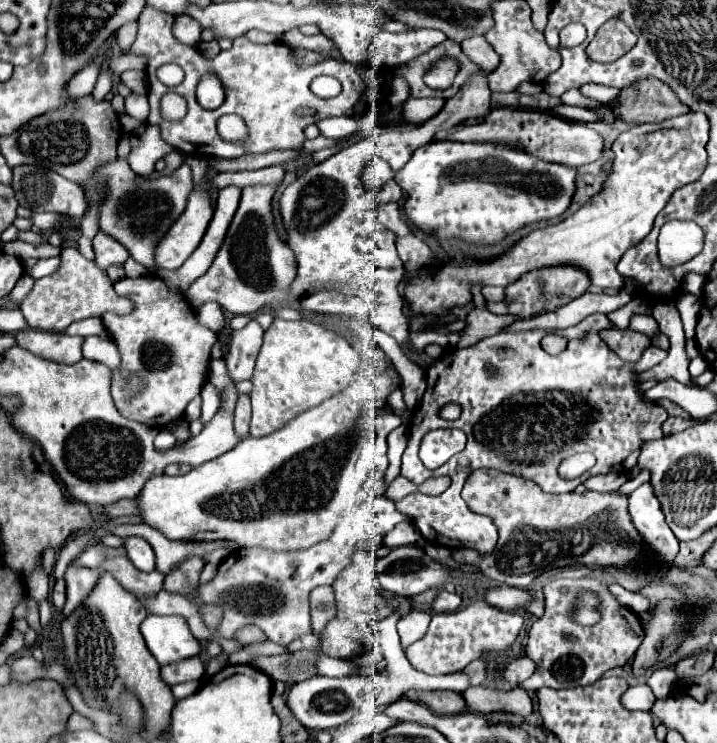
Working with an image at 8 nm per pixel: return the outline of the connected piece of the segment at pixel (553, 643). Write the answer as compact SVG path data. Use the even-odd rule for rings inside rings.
M556 569L544 581L546 613L542 619L534 621L534 625L530 627L530 633L528 633L530 637L528 637L528 645L526 645L526 657L532 657L532 661L536 661L536 673L520 685L522 689L536 691L542 687L570 689L570 687L590 685L596 679L600 679L606 671L626 665L628 659L640 647L640 643L644 639L644 627L640 623L638 613L620 605L618 599L610 593L608 583L592 581L582 575L584 575L584 571L578 571L578 569L570 569L570 571ZM582 589L594 589L602 597L602 619L600 619L600 623L596 623L592 627L582 627L568 619L572 601L576 597L576 593ZM566 635L576 635L578 641L570 643L570 641L566 641Z

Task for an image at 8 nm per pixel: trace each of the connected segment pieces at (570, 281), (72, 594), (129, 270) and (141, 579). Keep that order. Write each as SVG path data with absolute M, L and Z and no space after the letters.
M556 265L548 269L534 269L532 273L524 273L518 281L508 285L504 289L504 301L500 303L486 303L486 309L496 315L520 315L520 317L534 317L546 311L552 311L556 307L562 307L570 303L572 299L586 293L590 287L590 277L582 269L568 267L568 265Z
M74 563L68 565L66 575L64 575L64 579L66 579L66 605L62 611L64 615L70 615L76 609L76 605L80 605L88 597L90 589L96 585L98 577L100 577L100 569L76 567Z
M128 257L128 261L124 263L124 271L126 271L126 277L142 277L146 275L146 267L142 267L140 263L136 263L132 257Z
M116 557L106 561L102 567L102 571L108 571L114 575L114 579L128 589L130 593L134 593L138 599L140 597L152 597L152 593L158 593L162 589L162 581L164 575L158 571L152 573L144 573L140 569L136 569L128 557Z

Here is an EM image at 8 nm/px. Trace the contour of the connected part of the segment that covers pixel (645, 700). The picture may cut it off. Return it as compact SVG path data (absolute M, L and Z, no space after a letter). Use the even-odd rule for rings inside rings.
M634 685L622 697L622 705L626 709L638 709L638 711L650 711L654 701L656 697L648 685Z

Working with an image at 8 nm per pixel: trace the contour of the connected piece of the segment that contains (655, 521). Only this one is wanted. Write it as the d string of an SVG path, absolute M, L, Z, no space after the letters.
M644 483L630 495L630 515L632 523L646 539L650 549L658 555L658 559L672 563L678 553L678 539L672 529L668 529L664 521L664 513L660 509L660 501L652 493L652 485Z

